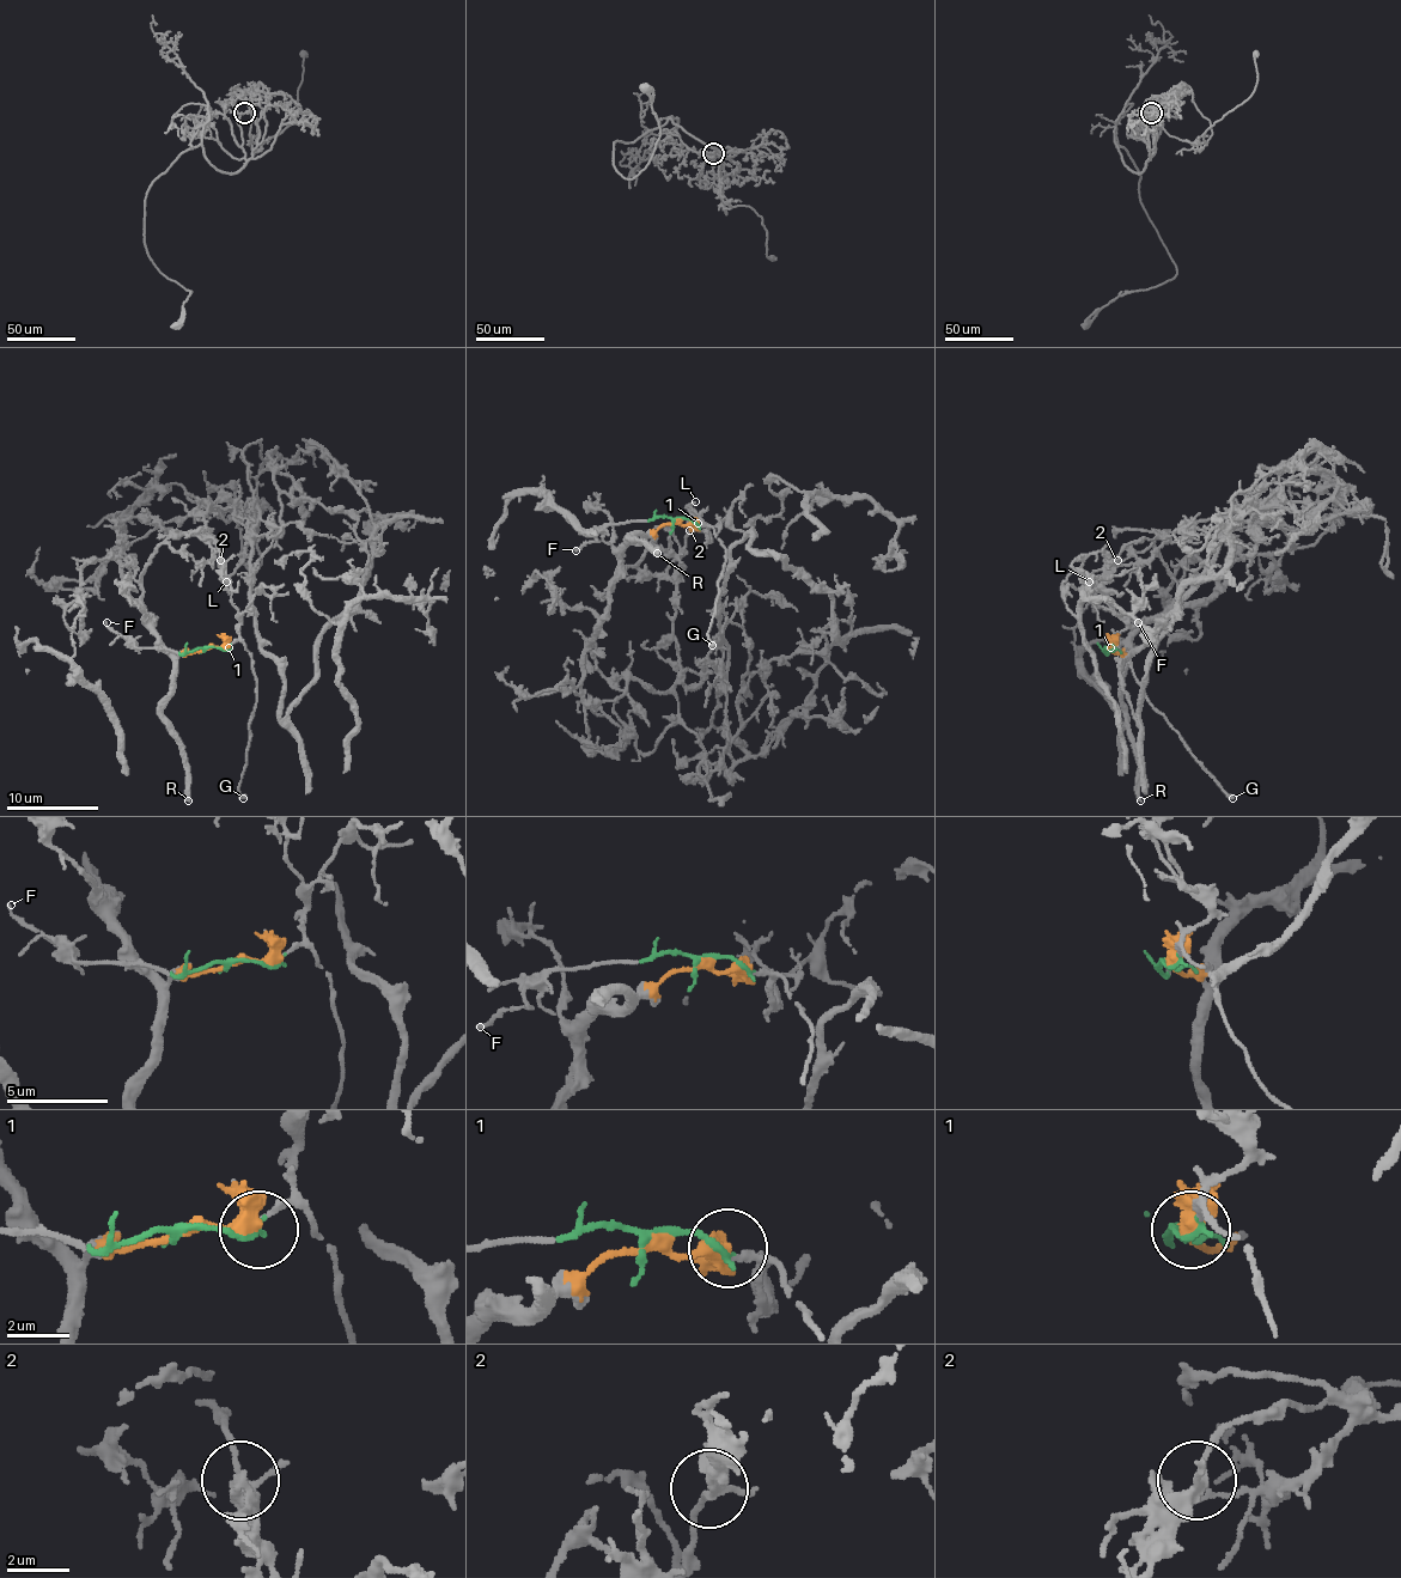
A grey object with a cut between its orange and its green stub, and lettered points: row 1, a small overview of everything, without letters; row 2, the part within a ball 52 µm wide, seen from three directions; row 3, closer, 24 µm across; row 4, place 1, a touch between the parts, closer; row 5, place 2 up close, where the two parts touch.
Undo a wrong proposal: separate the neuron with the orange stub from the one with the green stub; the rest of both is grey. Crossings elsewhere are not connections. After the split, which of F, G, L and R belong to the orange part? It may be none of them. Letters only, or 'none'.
L, R

